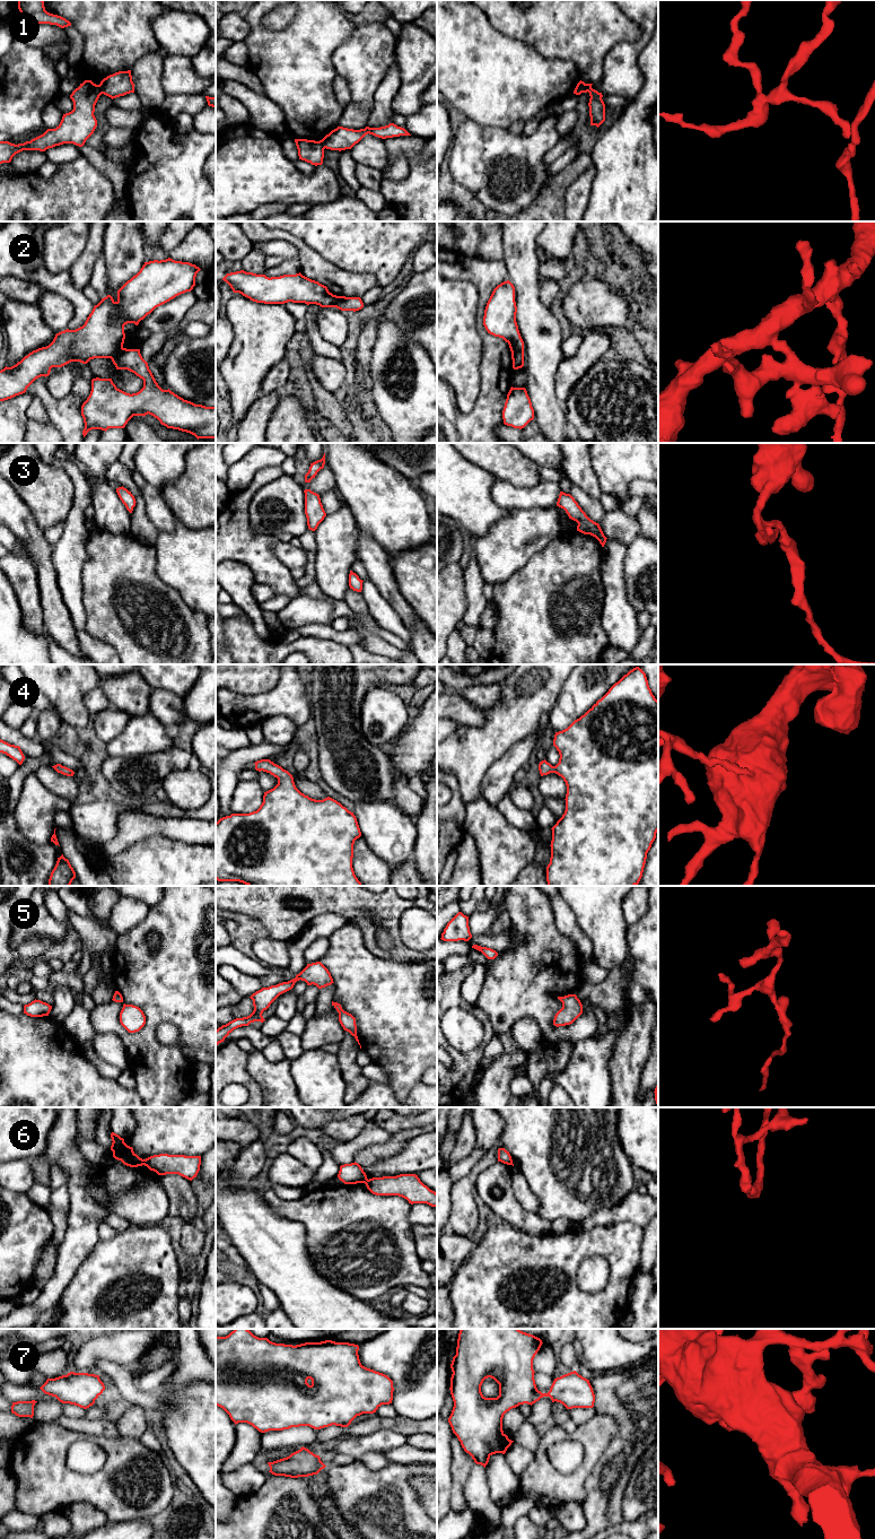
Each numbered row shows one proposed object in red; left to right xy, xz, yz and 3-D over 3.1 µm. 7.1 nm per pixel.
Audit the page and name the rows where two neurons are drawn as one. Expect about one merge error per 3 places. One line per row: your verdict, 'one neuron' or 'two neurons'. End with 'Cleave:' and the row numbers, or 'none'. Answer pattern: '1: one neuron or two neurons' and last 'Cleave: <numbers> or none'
1: two neurons
2: two neurons
3: one neuron
4: one neuron
5: one neuron
6: two neurons
7: one neuron
Cleave: 1, 2, 6

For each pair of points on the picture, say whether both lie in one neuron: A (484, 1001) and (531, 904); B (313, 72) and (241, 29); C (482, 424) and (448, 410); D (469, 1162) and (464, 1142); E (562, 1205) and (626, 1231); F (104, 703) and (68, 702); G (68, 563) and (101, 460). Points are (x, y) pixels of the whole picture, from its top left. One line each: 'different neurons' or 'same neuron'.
A: same neuron
B: different neurons
C: same neuron
D: different neurons
E: different neurons
F: different neurons
G: different neurons

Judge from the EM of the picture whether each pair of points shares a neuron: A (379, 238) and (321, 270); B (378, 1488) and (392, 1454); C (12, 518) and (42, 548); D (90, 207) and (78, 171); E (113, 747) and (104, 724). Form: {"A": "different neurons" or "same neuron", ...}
{"A": "different neurons", "B": "different neurons", "C": "same neuron", "D": "same neuron", "E": "different neurons"}

